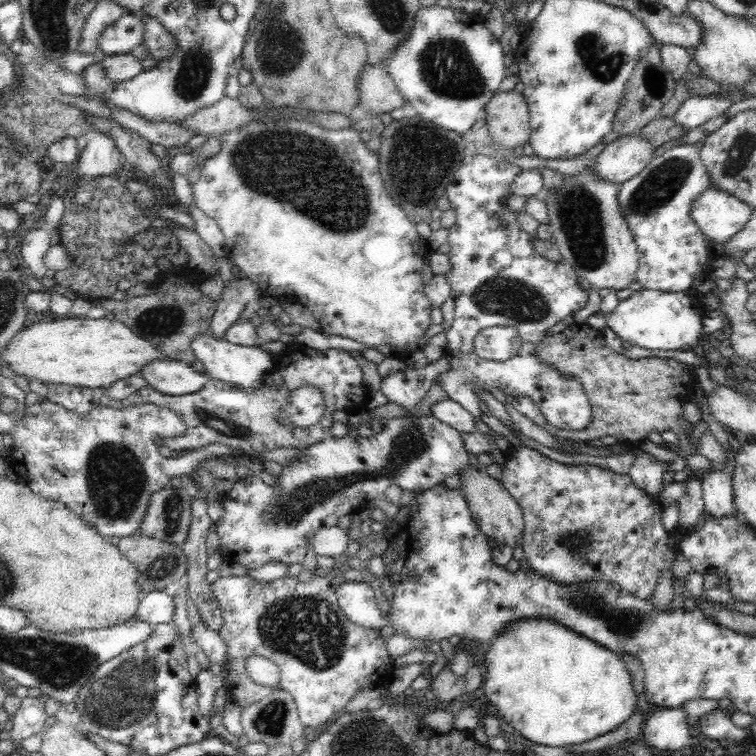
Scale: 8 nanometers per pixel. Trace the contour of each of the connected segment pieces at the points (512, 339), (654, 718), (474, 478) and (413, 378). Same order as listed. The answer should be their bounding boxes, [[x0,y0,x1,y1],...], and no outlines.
[[473,326,521,362],[640,707,691,753],[462,468,525,550],[381,368,438,410]]

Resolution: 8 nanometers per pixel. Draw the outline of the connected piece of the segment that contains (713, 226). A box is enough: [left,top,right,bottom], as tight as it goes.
[691,186,753,245]

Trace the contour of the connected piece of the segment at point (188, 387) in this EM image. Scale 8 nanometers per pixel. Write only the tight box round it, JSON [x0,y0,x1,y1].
[136,358,210,397]

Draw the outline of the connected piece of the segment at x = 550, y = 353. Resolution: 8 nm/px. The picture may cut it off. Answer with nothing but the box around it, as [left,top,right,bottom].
[512,322,698,449]

